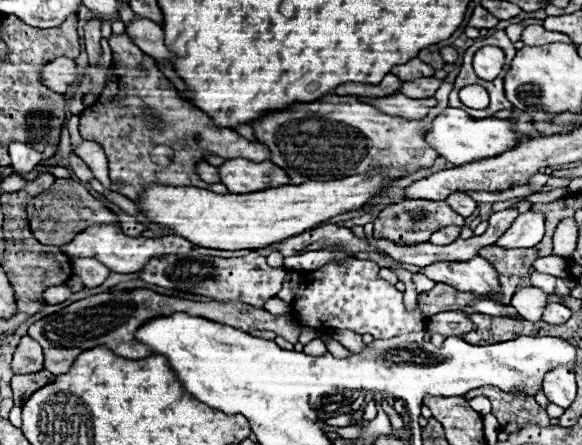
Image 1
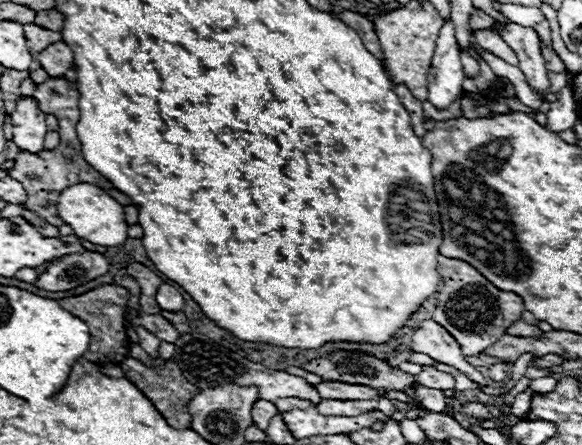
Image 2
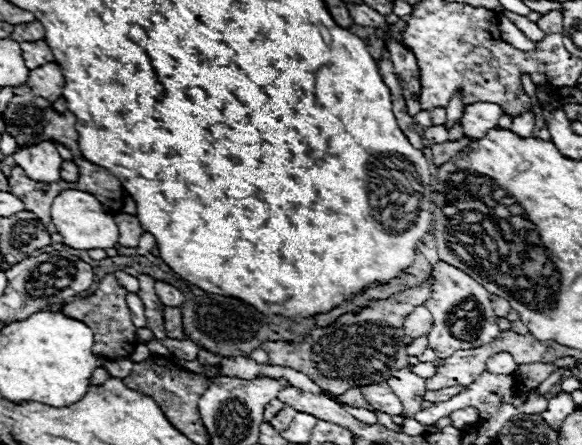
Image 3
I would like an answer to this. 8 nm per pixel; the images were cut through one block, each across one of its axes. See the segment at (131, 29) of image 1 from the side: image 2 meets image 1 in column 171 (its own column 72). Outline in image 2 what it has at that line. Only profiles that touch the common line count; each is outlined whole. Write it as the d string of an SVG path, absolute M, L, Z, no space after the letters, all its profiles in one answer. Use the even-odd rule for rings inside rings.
M60 40L60 42L54 42L52 46L48 46L44 52L40 52L38 62L48 72L48 76L54 78L54 76L62 76L66 70L70 70L70 66L74 62L74 54L72 54L70 46Z

